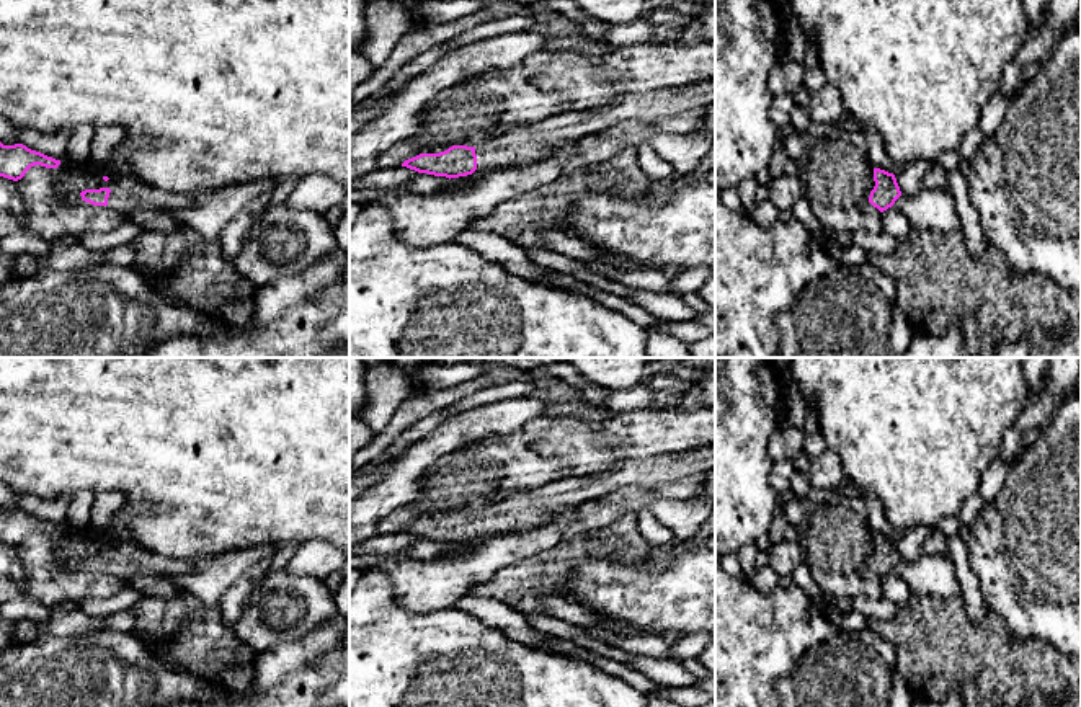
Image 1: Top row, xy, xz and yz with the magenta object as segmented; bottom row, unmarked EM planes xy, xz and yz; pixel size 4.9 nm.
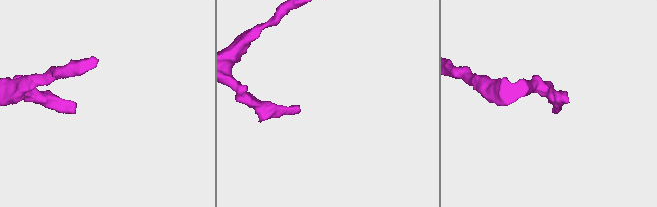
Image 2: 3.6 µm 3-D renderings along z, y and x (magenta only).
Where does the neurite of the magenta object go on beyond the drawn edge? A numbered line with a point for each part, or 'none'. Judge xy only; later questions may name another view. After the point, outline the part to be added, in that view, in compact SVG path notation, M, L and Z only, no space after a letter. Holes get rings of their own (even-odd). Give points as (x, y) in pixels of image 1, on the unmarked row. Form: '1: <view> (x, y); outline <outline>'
1: xy (128, 559); outline M126 537L119 544L113 544L108 573L131 578L140 573L175 575L186 573L194 567L193 560L183 560L153 554Z

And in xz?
1: xz (529, 508); outline M715 444L683 452L678 457L661 454L656 457L647 457L643 460L621 460L614 467L609 467L601 474L557 480L536 490L514 493L506 500L501 500L485 509L477 511L475 513L477 534L505 532L518 527L532 529L542 522L547 522L560 516L562 513L567 513L580 506L588 500L606 496L622 487L642 485L648 488L681 480L687 475L704 474L714 469L715 469Z

